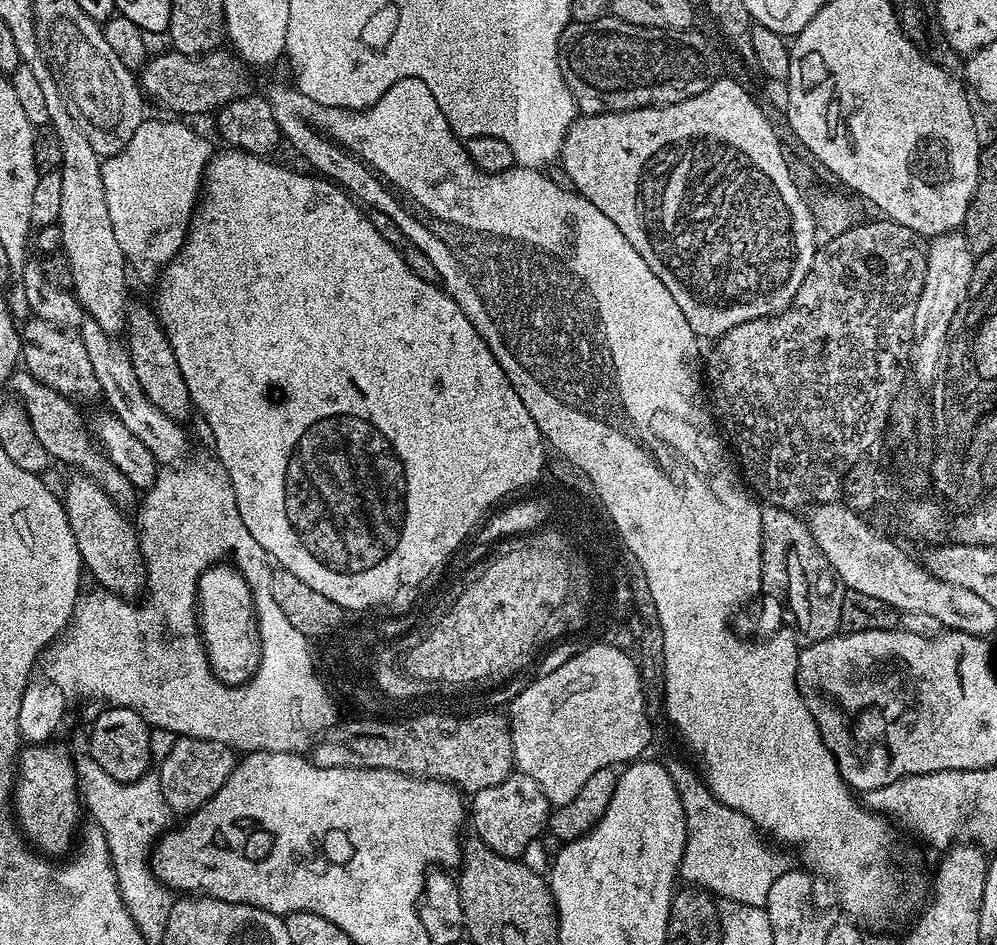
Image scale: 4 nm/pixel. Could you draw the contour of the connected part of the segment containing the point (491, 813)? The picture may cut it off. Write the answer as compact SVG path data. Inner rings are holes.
M519 770L513 771L511 776L498 782L498 786L486 786L486 790L478 790L470 796L470 828L476 831L473 832L475 839L490 846L490 850L509 858L520 858L530 842L541 838L542 833L548 827L549 813L548 799L546 794L542 794L538 782L534 782L534 778L530 778Z

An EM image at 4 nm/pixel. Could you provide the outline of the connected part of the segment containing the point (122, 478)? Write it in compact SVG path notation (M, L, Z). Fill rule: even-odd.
M27 370L15 371L11 377L10 388L18 394L17 399L31 420L31 425L34 427L34 434L38 437L38 442L41 442L43 448L47 450L51 459L56 459L68 466L74 466L77 471L83 475L90 477L94 482L98 482L103 492L107 494L111 501L120 508L123 512L130 511L137 505L138 492L128 478L110 459L106 458L98 444L94 443L91 431L84 422L77 409L79 407L58 393L56 390L44 385L35 378Z

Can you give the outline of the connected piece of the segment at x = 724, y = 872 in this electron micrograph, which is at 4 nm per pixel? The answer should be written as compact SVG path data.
M672 758L664 765L679 790L687 820L689 838L678 869L679 877L685 883L701 887L721 899L765 907L774 879L791 871L789 856L782 850L773 853L762 840L764 838L756 824L717 799L709 791L707 783L701 777L699 780L684 761Z

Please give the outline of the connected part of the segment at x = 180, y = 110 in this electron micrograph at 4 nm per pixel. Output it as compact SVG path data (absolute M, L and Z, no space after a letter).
M175 50L167 51L143 65L138 83L149 101L157 100L162 107L177 112L172 113L177 117L200 116L203 112L212 114L230 101L249 95L248 76L244 73L246 66L235 55L224 53L224 50L202 56L184 56Z

